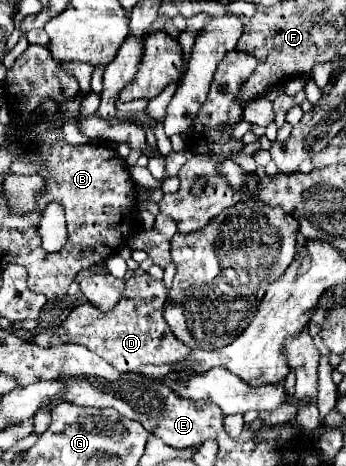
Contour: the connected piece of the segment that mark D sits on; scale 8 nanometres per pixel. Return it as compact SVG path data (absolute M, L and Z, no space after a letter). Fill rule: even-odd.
M149 274L131 276L125 284L119 304L113 310L105 314L91 304L81 304L69 314L69 318L61 326L47 328L45 332L35 334L33 342L45 348L63 342L87 346L119 372L135 372L147 364L155 366L175 364L177 360L183 360L191 350L183 342L179 342L169 324L165 324L163 318L165 300L167 300L167 290L161 280L153 280Z

